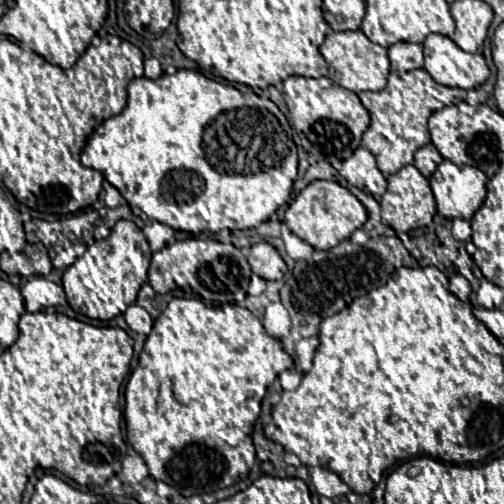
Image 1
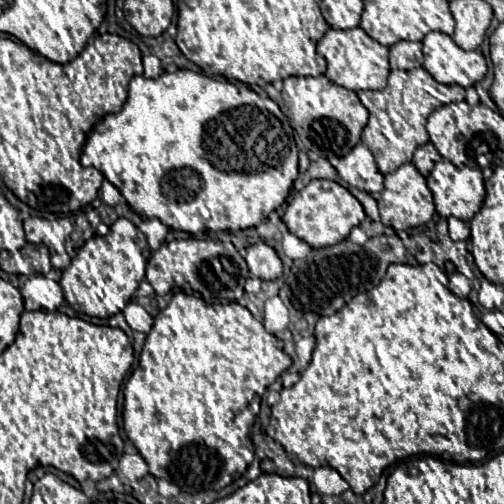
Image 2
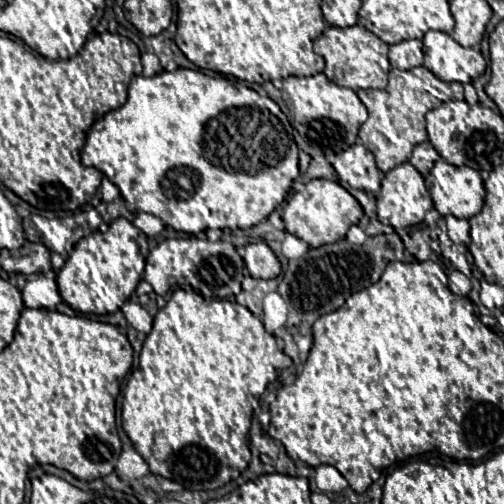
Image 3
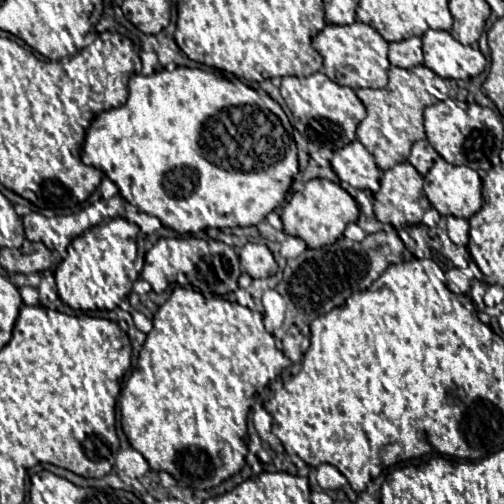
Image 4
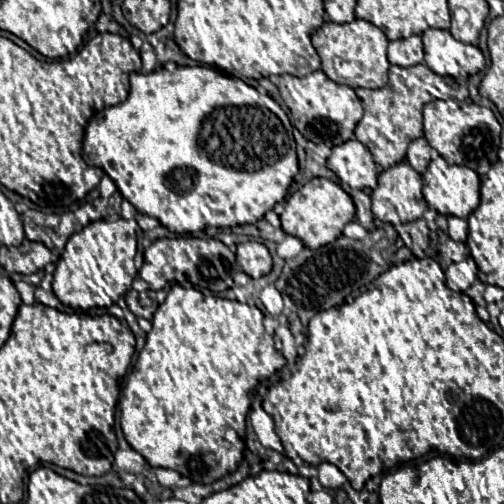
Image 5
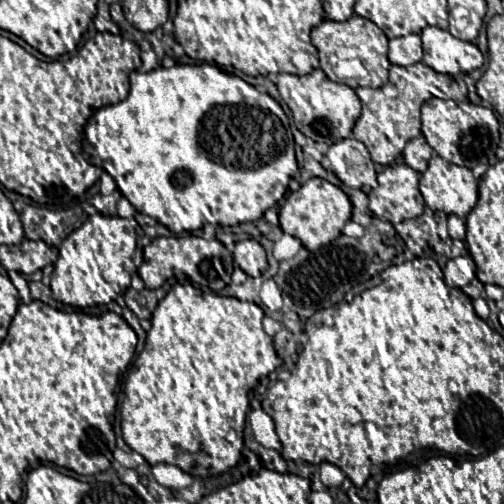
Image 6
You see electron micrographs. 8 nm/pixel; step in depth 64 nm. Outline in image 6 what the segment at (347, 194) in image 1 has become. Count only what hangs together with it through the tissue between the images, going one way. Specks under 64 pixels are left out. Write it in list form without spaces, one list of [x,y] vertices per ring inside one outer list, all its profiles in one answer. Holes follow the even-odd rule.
[[[310,178],[300,190],[292,192],[280,210],[280,226],[286,234],[296,236],[308,250],[318,250],[320,246],[330,244],[342,234],[344,224],[352,218],[350,198],[334,184],[324,178]]]

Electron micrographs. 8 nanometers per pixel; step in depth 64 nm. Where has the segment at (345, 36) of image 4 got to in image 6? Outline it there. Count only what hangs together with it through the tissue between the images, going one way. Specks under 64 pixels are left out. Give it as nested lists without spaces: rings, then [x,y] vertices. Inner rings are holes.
[[[352,16],[346,22],[324,20],[312,30],[310,38],[320,54],[320,68],[330,80],[344,82],[350,88],[380,88],[388,82],[388,38],[376,24],[372,24],[372,20],[360,16]]]

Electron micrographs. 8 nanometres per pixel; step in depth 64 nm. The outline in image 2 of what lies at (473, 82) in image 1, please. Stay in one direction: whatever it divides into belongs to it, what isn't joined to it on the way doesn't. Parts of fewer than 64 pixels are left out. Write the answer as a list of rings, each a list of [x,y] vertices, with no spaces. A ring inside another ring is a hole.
[[[430,32],[422,40],[424,68],[434,80],[442,84],[458,84],[462,88],[474,86],[486,76],[486,60],[480,52],[462,50],[448,34]]]

